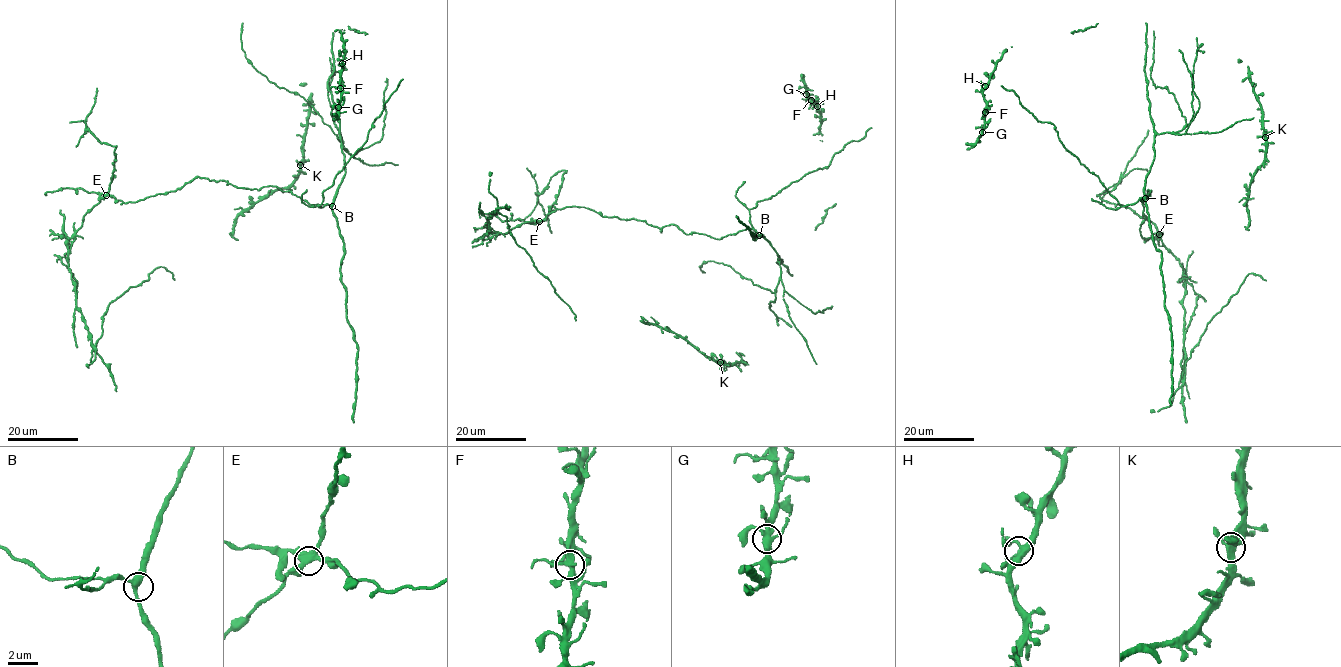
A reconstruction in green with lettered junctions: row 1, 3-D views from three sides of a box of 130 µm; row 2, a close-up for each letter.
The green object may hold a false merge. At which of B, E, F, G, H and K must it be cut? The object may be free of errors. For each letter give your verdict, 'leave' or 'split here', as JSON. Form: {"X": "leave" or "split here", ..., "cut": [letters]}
{"B": "leave", "E": "split here", "F": "leave", "G": "leave", "H": "leave", "K": "leave", "cut": ["E"]}

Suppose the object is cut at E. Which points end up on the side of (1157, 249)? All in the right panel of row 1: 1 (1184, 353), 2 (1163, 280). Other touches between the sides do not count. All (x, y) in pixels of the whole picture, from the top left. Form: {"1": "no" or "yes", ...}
{"1": "no", "2": "yes"}

